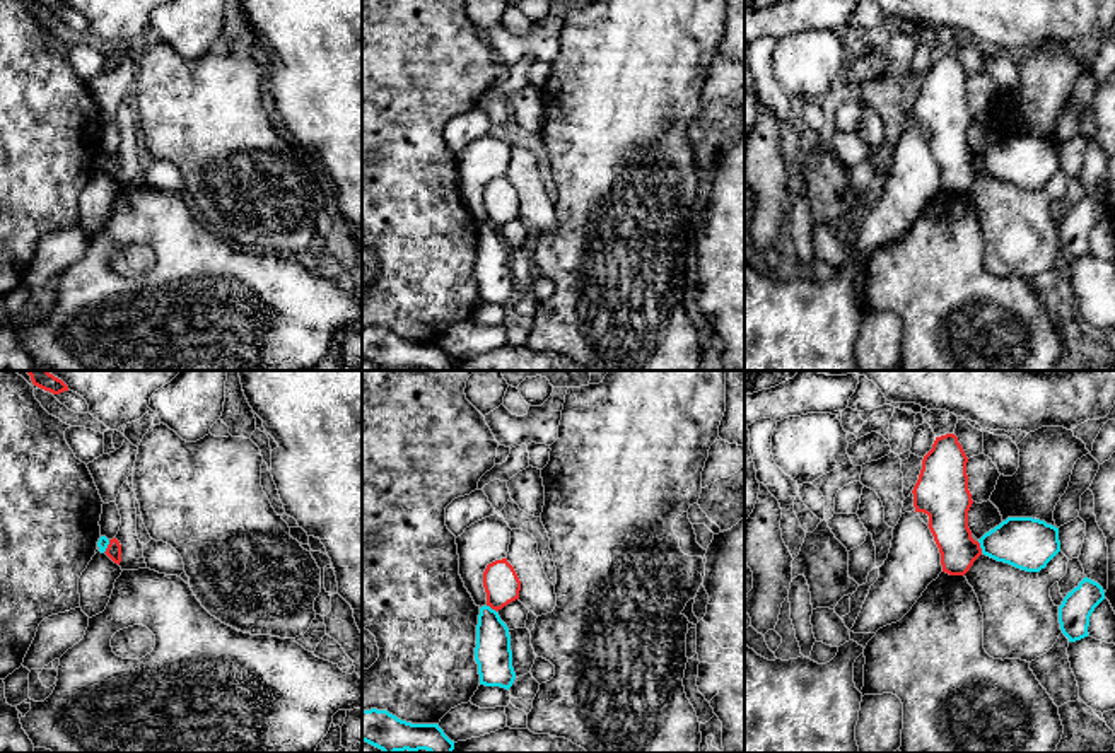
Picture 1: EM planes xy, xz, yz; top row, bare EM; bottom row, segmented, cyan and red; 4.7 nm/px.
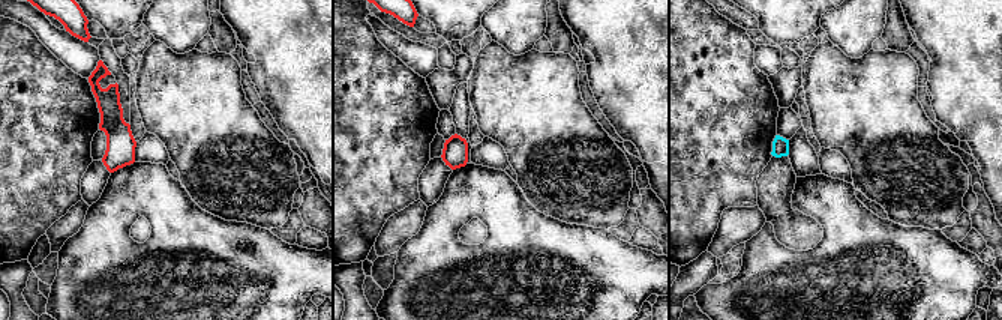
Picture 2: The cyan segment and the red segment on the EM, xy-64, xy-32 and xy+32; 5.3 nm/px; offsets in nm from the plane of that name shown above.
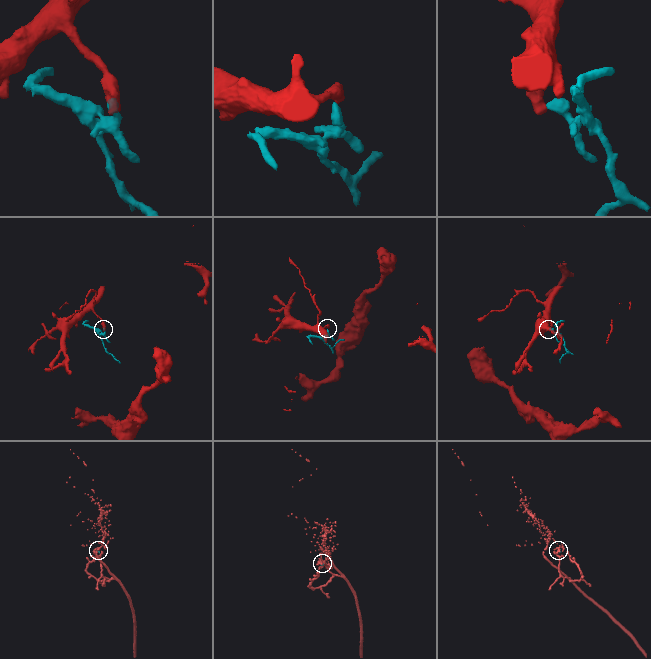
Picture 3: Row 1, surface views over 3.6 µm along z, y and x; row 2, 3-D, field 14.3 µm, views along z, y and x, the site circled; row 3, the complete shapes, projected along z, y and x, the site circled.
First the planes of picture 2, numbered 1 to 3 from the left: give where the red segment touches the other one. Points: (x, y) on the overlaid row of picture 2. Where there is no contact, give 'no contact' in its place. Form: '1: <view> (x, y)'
1: no contact
2: no contact
3: no contact

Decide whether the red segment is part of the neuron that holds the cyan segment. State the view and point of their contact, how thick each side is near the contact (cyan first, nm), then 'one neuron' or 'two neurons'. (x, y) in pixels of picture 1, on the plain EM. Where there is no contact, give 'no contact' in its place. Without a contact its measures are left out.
contact yz (980, 164); calibres 240 and 200 nm; two neurons

